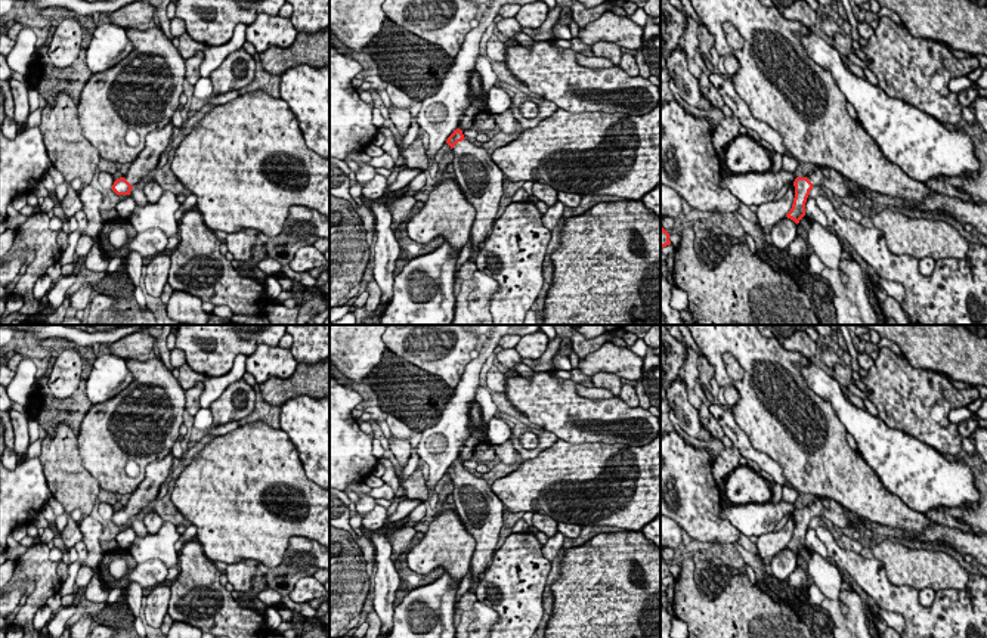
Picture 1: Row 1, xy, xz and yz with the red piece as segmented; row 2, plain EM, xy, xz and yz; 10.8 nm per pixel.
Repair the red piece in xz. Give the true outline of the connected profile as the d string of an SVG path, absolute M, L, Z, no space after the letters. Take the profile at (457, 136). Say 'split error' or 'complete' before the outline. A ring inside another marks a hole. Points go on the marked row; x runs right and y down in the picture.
split error | M454 130L446 143L455 155L452 161L455 180L476 210L470 241L477 253L495 223L505 176L491 154L465 139L462 130Z

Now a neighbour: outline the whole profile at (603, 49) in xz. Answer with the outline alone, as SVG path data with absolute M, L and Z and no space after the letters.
M597 41L591 44L591 50L594 56L610 59L615 66L619 66L622 50L618 44L609 41Z

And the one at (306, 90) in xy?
M298 65L281 75L279 97L298 121L309 149L329 158L329 66Z

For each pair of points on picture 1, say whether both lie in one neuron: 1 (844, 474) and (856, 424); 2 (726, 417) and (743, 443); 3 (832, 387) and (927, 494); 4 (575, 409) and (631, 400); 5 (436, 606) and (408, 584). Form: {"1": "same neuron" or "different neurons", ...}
{"1": "different neurons", "2": "same neuron", "3": "same neuron", "4": "different neurons", "5": "different neurons"}

